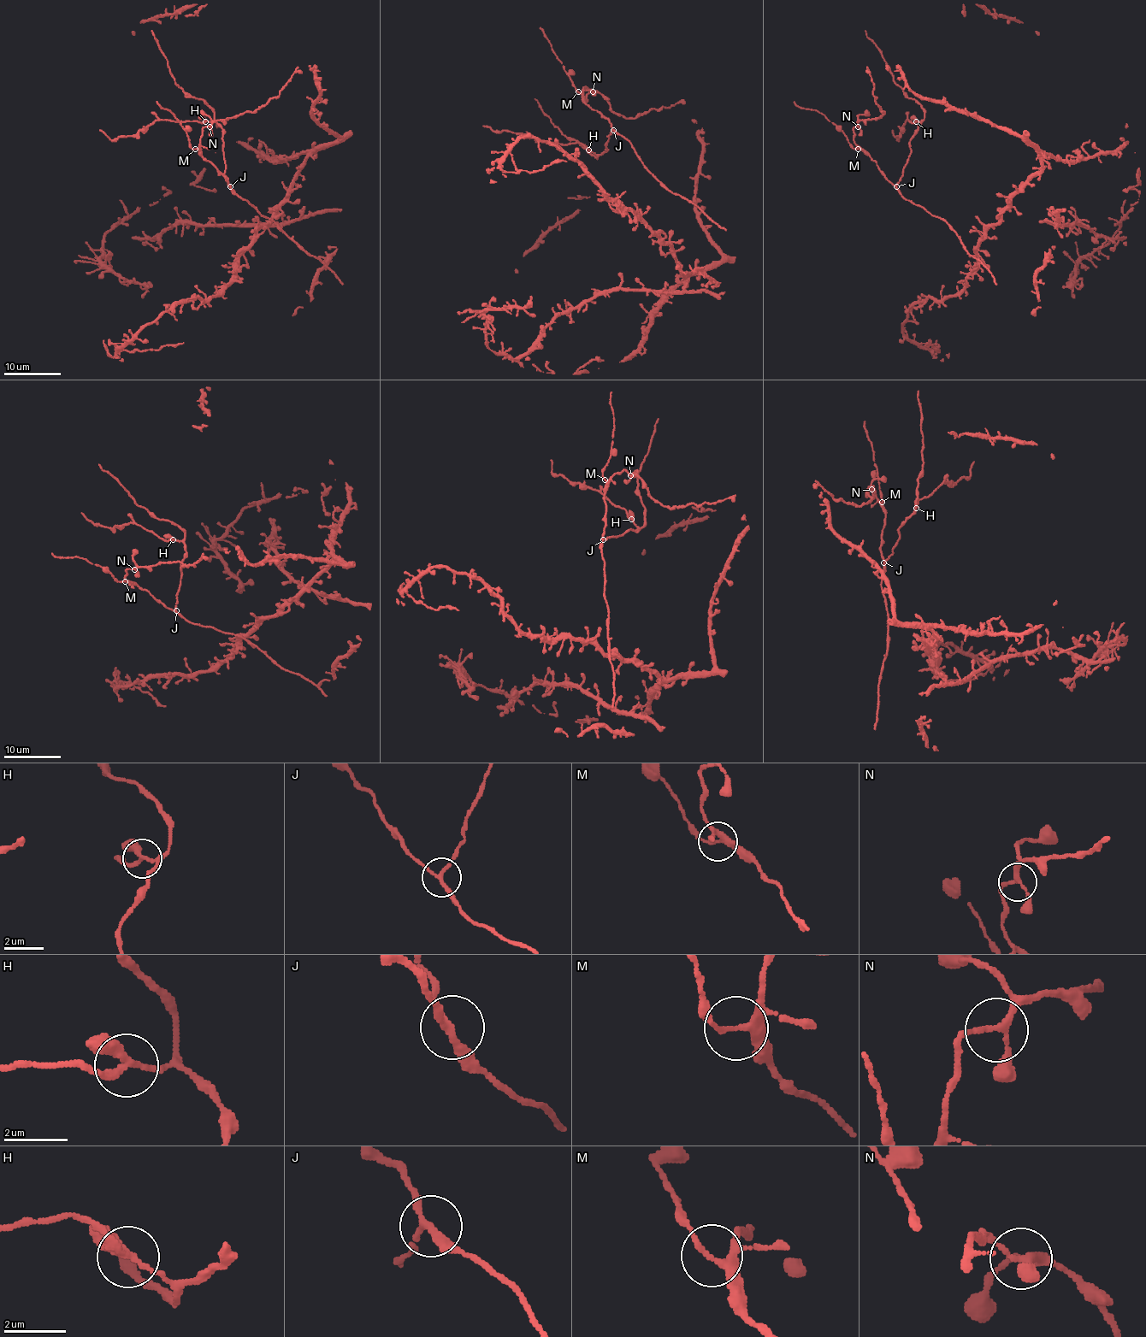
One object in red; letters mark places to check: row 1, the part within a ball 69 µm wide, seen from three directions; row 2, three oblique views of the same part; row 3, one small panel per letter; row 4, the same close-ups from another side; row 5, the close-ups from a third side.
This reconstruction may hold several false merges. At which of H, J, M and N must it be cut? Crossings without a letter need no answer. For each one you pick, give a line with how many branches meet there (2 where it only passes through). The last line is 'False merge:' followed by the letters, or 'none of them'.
H: 3 branches meet
False merge: H

